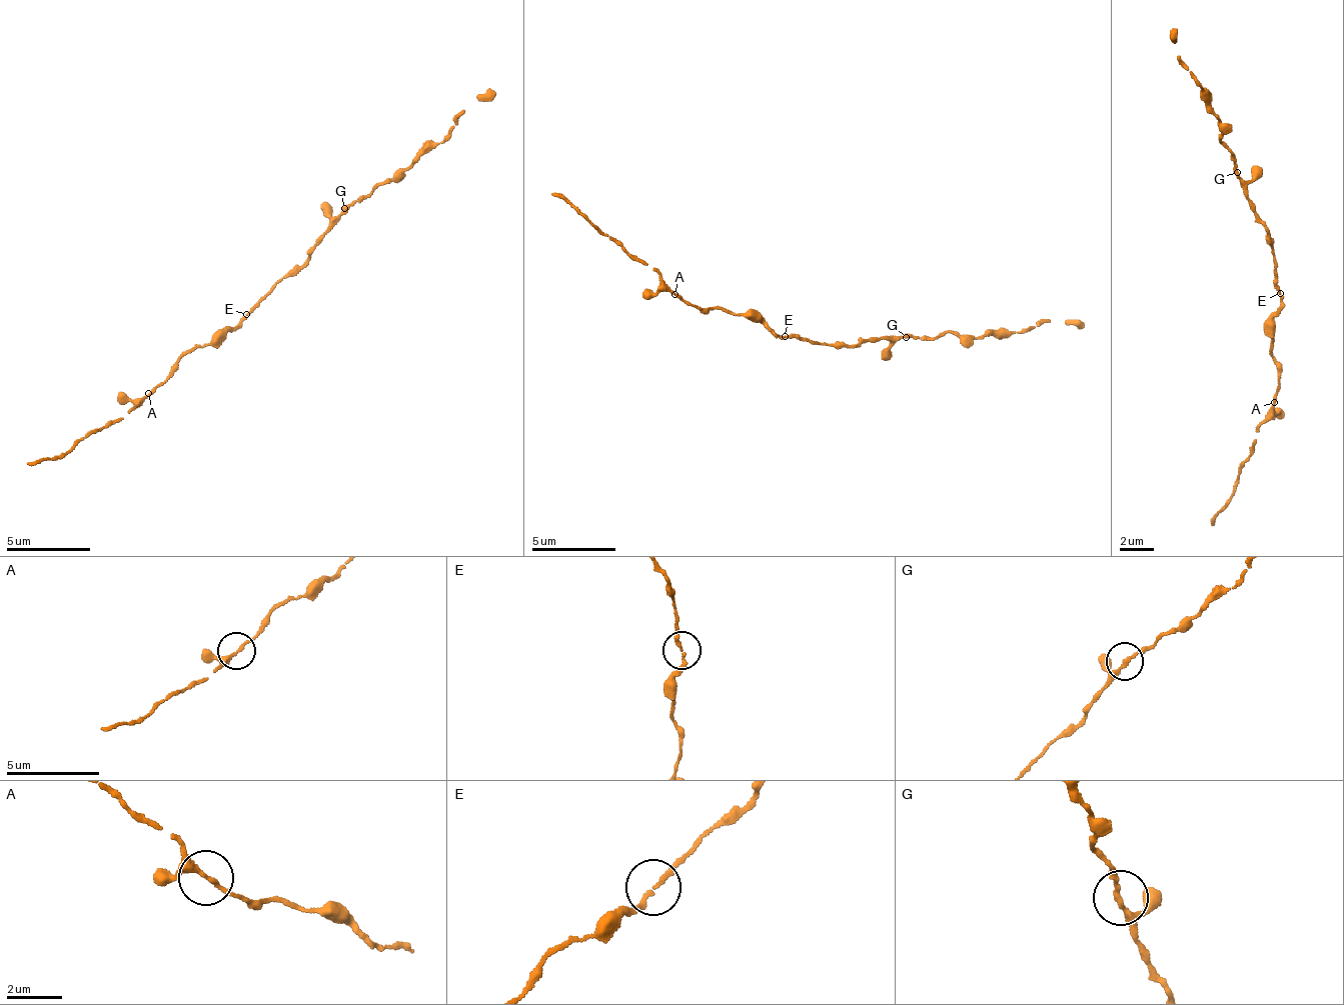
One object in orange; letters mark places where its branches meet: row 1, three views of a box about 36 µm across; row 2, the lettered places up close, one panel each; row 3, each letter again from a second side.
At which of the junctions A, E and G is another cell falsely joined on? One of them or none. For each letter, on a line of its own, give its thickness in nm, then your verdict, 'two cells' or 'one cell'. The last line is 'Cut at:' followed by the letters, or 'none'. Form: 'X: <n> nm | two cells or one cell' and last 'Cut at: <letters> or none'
A: 170 nm | one cell
E: 170 nm | one cell
G: 150 nm | one cell
Cut at: none

